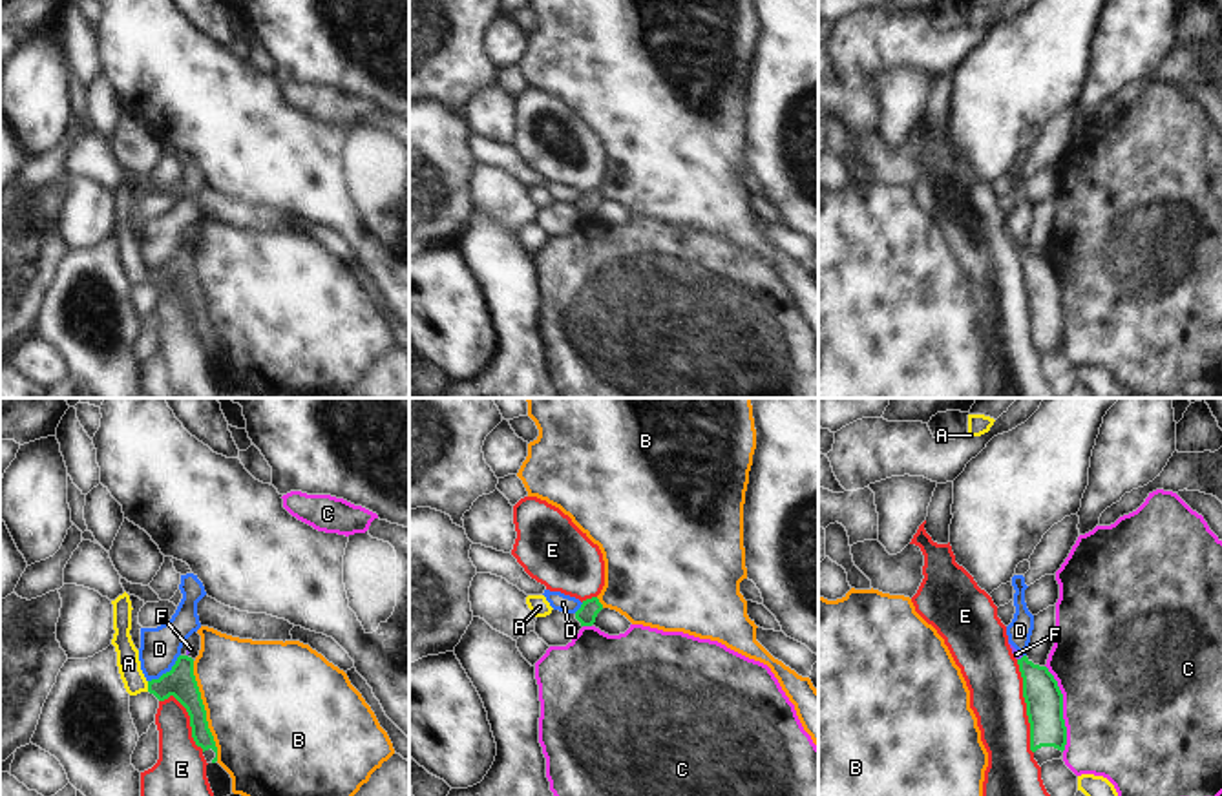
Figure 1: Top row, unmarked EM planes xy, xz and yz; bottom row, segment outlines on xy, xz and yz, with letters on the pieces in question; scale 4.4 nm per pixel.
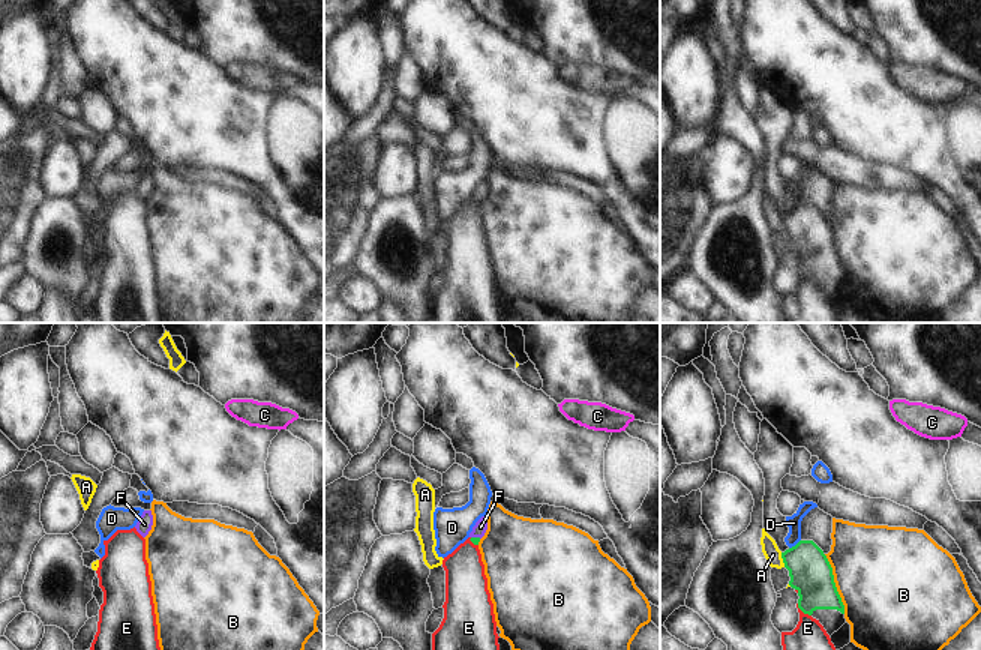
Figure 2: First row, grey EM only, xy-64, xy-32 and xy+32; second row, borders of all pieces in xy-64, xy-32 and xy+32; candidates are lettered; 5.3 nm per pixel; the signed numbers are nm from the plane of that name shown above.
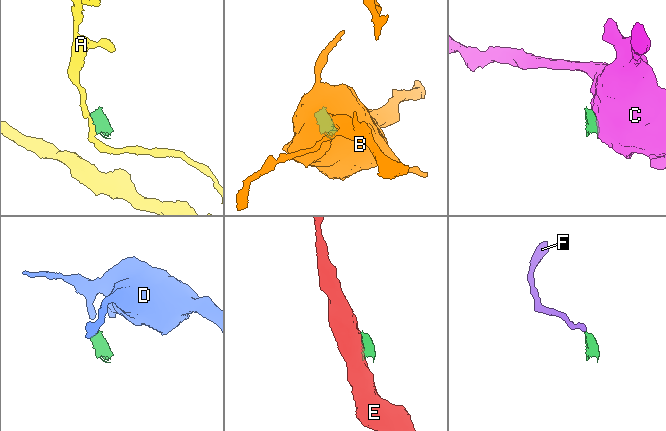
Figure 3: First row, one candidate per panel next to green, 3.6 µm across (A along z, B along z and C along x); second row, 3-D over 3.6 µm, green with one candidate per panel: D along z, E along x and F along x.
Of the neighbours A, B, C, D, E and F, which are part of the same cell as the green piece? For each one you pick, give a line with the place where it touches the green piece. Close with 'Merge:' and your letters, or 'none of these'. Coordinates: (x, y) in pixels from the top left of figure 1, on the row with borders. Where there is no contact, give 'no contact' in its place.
F: meets green in yz at (1021, 658)
Merge: F

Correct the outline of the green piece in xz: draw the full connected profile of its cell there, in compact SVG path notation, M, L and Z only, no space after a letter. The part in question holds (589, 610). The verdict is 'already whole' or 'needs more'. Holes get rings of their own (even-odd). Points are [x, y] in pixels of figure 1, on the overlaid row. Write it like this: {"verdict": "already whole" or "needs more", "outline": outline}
{"verdict": "already whole", "outline": "M597 597L583 601L581 608L575 612L575 619L581 626L592 626L595 623L597 613L603 610L603 604Z"}

